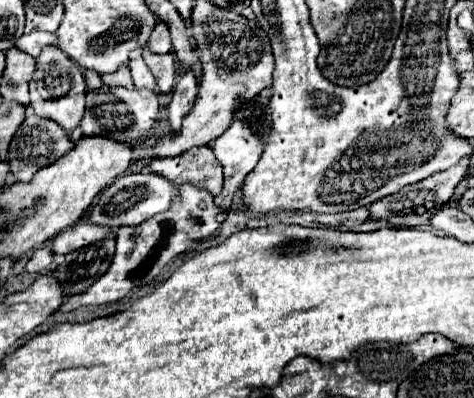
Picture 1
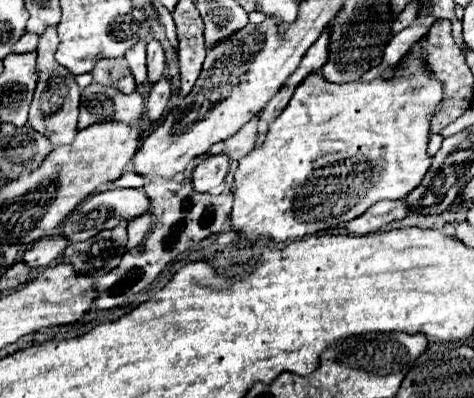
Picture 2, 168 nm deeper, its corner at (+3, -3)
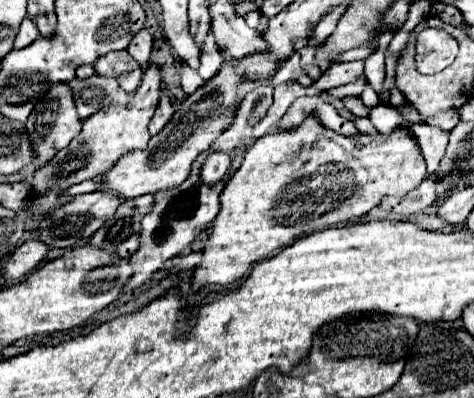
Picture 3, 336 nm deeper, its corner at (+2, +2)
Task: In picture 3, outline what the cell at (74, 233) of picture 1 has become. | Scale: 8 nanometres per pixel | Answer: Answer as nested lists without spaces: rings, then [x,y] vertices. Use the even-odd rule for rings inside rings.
[[[29,240],[23,242],[5,262],[5,266],[1,268],[3,276],[7,280],[21,280],[23,276],[27,276],[29,272],[33,272],[47,256],[49,248],[47,244],[43,246],[41,240]]]

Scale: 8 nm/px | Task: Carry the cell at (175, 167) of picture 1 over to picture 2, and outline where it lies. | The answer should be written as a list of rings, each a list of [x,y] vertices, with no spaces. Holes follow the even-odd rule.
[[[124,173],[122,177],[118,177],[116,179],[116,183],[112,185],[114,189],[118,189],[118,187],[128,187],[128,189],[140,189],[140,187],[144,187],[146,183],[148,183],[150,179],[144,179],[142,175],[138,175],[138,173]]]

